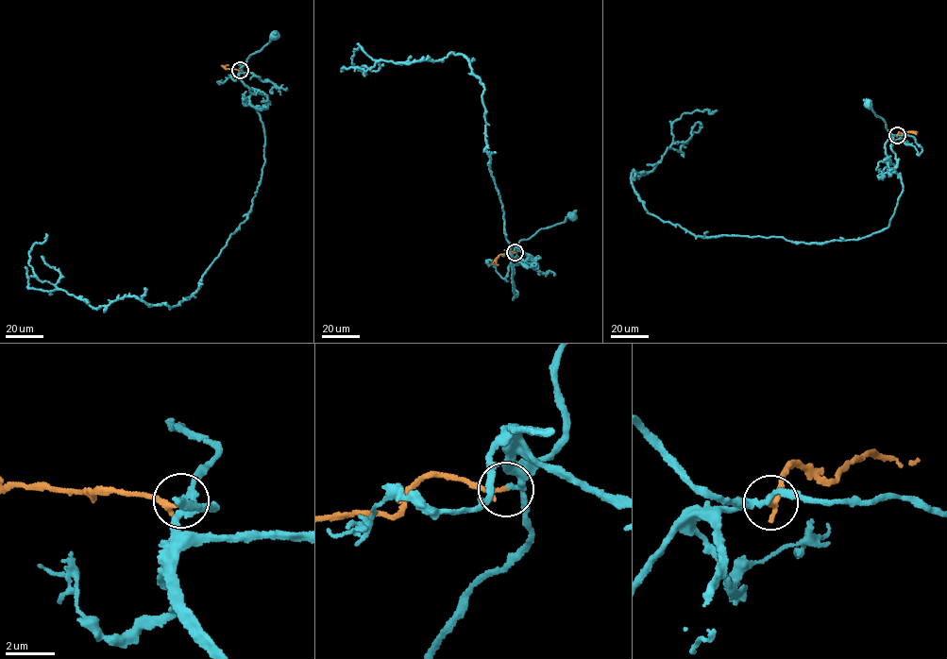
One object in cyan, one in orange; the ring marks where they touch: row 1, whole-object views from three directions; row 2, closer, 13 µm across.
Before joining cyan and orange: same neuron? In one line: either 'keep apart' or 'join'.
join

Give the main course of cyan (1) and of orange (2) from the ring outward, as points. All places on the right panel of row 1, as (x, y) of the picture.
1: (897, 135), (889, 131), (884, 119), (868, 105)
2: (897, 135), (904, 131), (917, 132)

